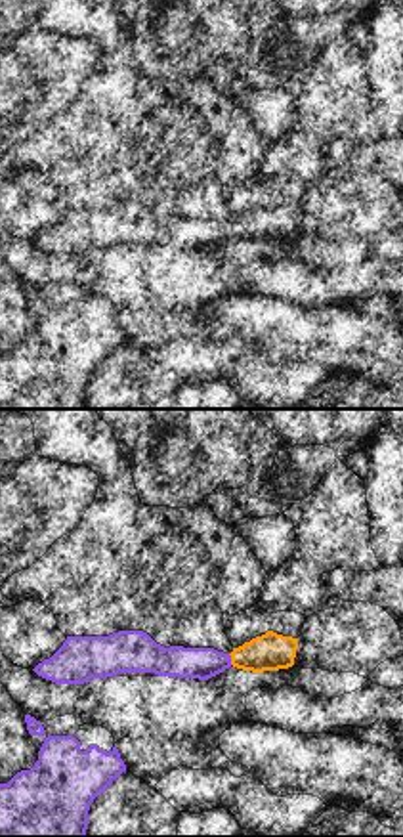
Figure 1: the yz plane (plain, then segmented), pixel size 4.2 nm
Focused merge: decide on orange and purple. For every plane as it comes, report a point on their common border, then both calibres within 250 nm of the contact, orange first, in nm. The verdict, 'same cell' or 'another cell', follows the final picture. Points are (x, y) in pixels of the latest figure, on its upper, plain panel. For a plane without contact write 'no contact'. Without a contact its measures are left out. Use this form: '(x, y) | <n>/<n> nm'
(232, 232) | 160/140 nm

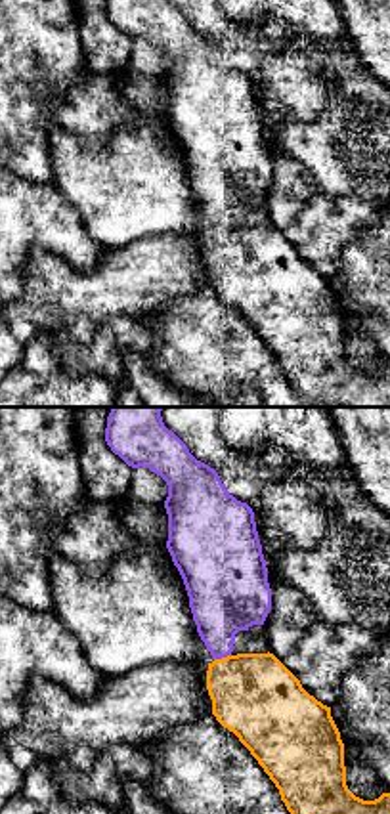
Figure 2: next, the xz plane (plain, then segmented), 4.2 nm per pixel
(222, 230) | 360/300 nm

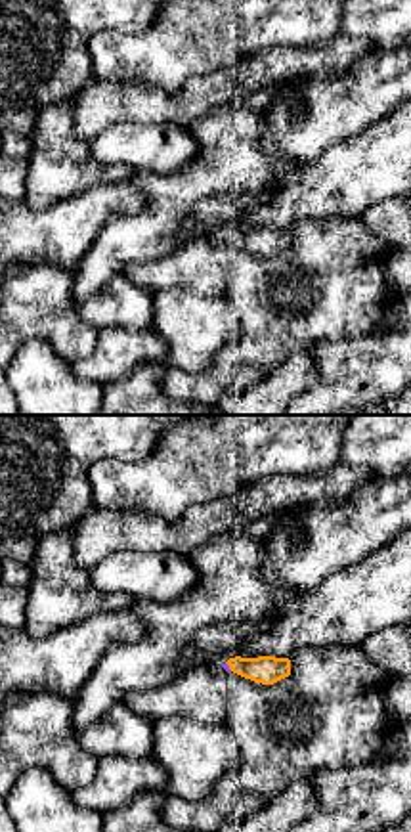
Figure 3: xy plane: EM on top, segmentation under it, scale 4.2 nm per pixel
(228, 236) | 120/20 nm

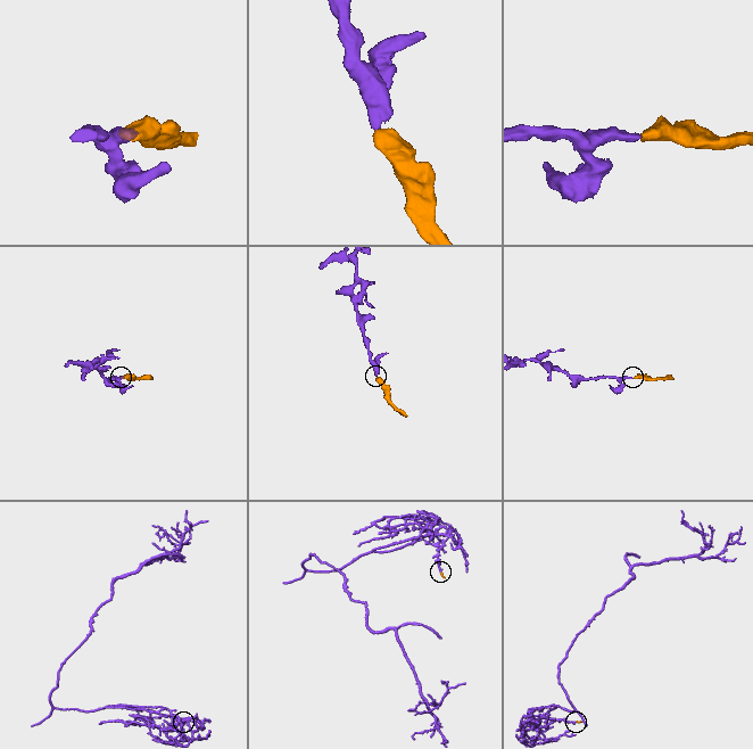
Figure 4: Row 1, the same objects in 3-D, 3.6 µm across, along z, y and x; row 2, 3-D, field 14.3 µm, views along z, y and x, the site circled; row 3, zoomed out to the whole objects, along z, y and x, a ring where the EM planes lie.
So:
same cell

